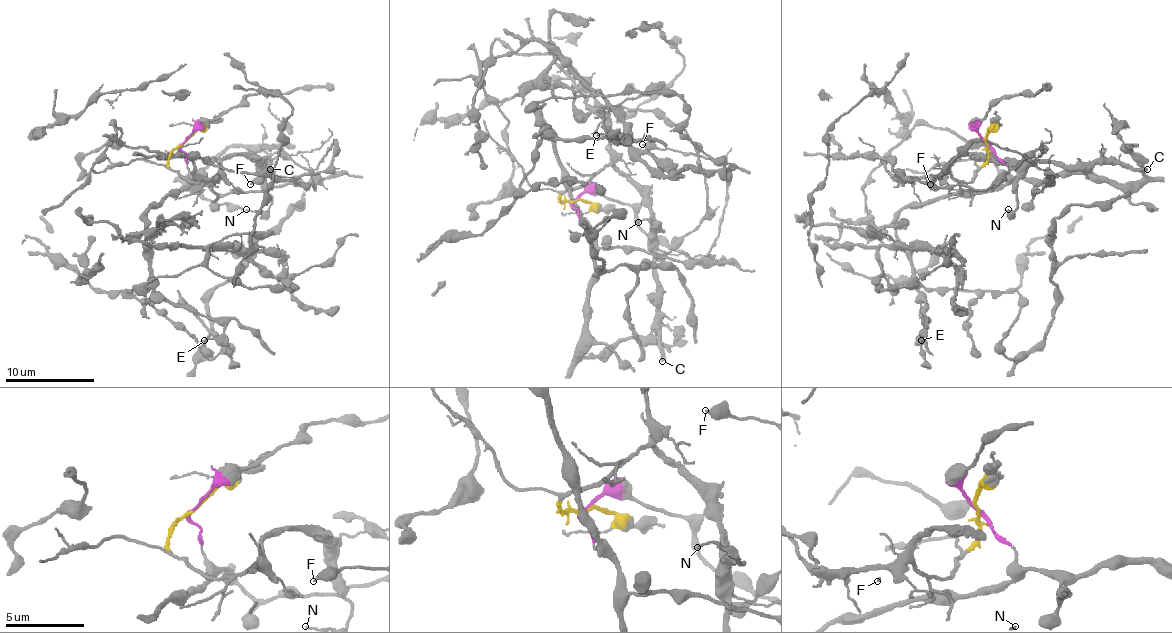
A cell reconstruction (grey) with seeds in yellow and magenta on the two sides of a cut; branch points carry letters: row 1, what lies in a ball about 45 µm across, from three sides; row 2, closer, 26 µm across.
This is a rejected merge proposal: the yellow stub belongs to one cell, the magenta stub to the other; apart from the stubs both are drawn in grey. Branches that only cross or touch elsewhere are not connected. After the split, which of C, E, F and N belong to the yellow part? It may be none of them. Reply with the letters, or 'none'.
C, N

